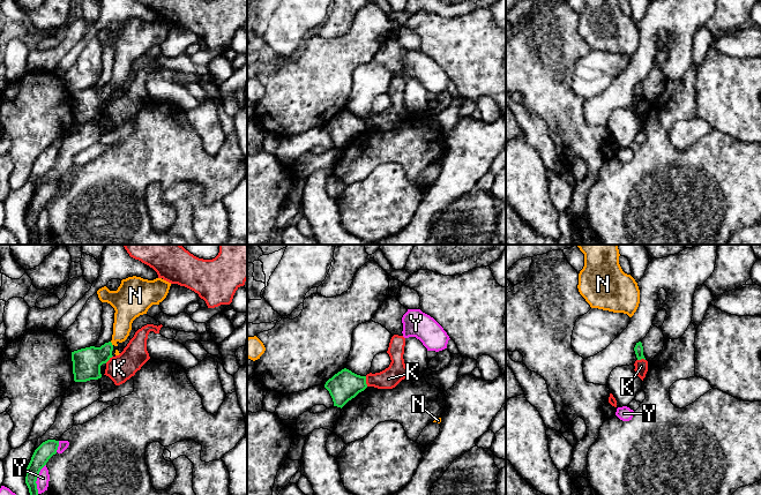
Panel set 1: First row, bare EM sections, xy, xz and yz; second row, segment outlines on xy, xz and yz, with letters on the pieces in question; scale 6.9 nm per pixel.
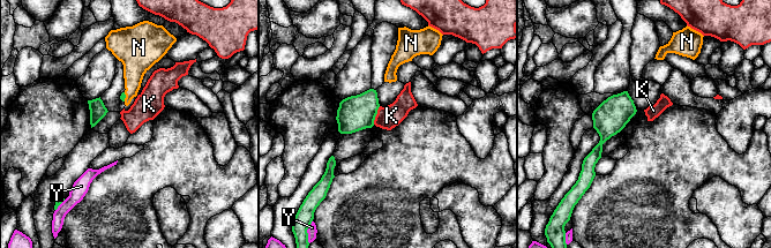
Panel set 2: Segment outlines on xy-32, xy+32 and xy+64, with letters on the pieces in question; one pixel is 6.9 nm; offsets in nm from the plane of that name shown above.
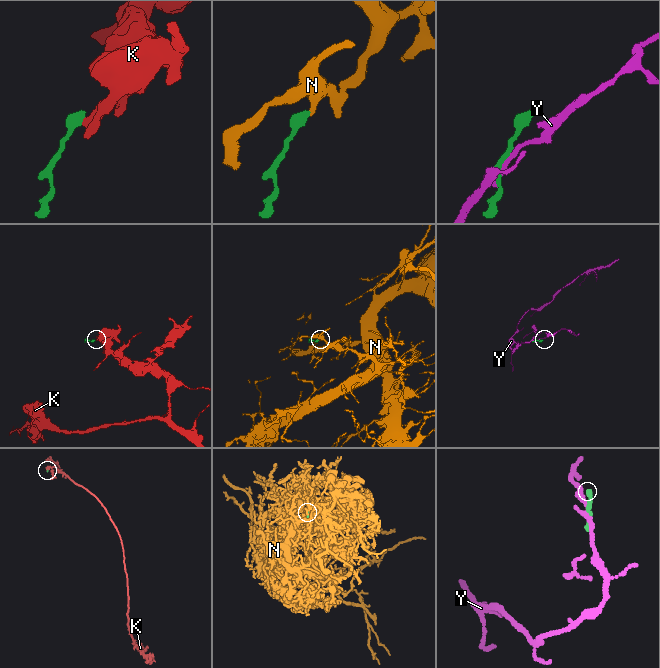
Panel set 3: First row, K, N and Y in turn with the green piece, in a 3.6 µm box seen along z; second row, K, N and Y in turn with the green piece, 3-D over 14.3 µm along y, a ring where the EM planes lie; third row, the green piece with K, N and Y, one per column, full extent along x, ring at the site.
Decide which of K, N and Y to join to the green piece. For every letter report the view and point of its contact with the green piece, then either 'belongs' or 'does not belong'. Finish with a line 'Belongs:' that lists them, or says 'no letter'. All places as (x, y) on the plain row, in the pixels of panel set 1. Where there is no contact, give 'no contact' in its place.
K: xz (365, 122) | does not belong
N: xy (111, 85) | belongs
Y: xy (36, 220) | does not belong
Belongs: N

